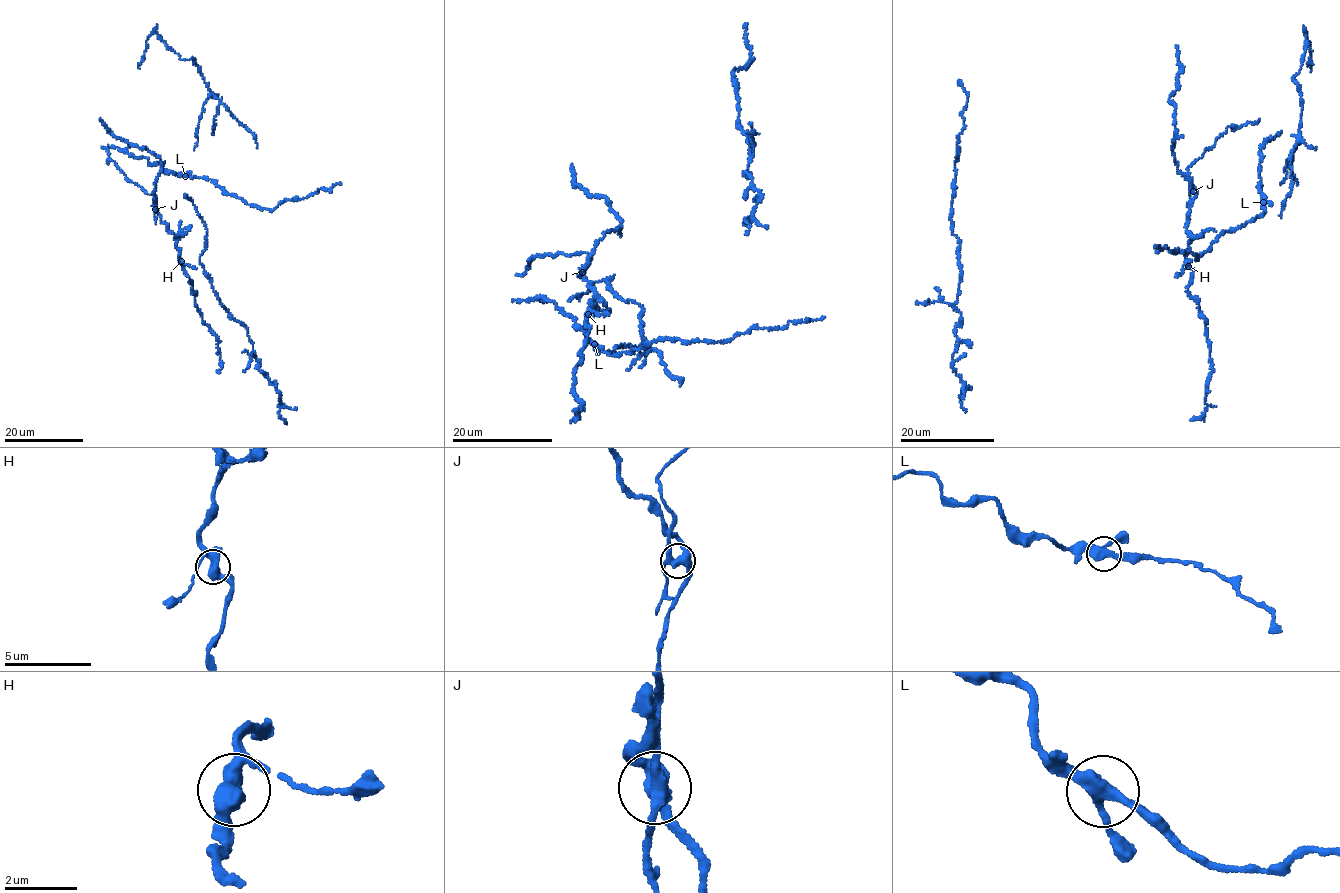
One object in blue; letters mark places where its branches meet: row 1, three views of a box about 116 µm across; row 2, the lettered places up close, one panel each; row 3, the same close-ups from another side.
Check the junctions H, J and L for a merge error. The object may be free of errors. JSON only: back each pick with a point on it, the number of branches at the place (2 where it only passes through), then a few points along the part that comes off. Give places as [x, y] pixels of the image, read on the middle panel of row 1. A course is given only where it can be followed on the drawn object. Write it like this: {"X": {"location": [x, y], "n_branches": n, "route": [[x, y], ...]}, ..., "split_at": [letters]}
{"J": {"location": [582, 272], "n_branches": 4}, "split_at": ["J"]}

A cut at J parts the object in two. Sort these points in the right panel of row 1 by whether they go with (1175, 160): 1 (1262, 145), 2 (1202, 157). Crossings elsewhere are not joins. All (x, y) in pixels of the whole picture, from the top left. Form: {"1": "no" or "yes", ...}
{"1": "yes", "2": "no"}

